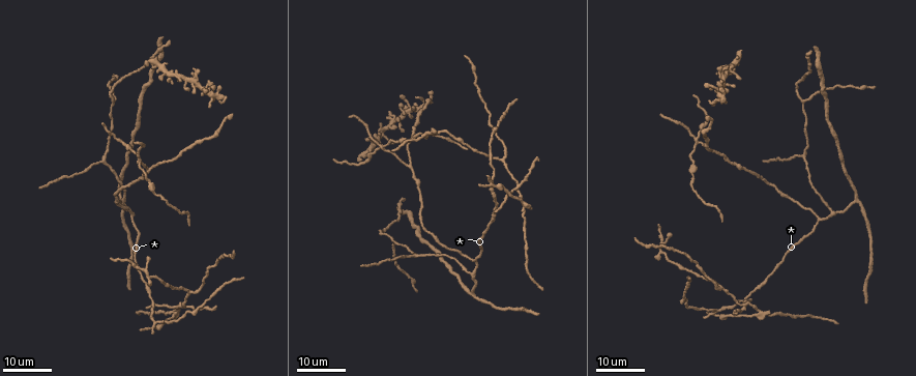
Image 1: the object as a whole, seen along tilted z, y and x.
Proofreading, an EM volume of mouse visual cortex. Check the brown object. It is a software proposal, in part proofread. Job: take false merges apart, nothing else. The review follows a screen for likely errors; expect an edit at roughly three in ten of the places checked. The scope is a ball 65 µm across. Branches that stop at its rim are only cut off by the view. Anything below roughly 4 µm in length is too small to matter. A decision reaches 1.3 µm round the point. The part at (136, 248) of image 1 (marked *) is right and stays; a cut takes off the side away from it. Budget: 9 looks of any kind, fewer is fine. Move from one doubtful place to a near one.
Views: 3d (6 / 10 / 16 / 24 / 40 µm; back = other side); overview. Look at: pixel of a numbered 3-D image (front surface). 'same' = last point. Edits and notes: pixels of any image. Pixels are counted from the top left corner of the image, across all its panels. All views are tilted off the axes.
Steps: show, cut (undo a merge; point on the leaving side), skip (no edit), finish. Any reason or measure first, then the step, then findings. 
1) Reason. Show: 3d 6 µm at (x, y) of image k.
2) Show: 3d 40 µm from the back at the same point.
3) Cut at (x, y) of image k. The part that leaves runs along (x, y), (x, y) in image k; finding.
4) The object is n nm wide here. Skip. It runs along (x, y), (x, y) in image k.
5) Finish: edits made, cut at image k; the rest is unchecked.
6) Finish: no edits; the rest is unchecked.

Four arms meet. Show: 3d 24 µm at (518, 183) of image 1.

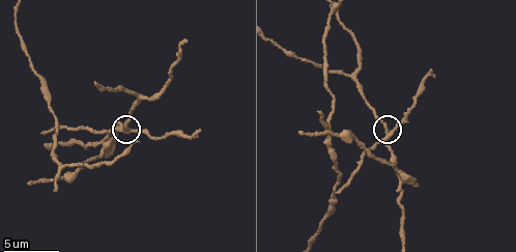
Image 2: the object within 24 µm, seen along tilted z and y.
Closer look. Show: 3d 10 µm at (389, 133) of image 2.

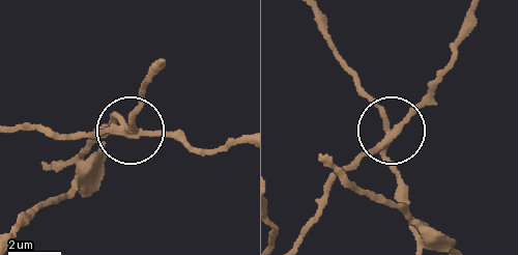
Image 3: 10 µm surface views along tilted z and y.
The object is 230 nm wide here. Cut at (85, 132) of image 3. The part that leaves runs along (121, 133), (18, 129) in image 3; a second neuron is stuck on.

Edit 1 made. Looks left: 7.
Three arms meet. Show: 3d 16 µm at (138, 96) of image 2.

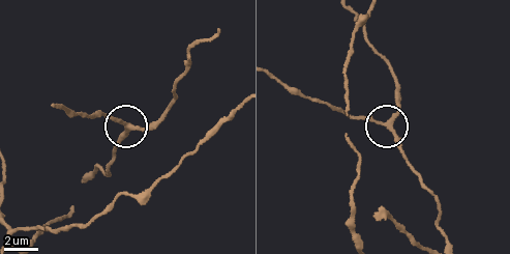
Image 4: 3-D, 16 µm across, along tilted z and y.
Skip. It runs along (445, 237), (437, 196), (409, 163), (390, 125), (400, 91) in image 4; continuous, no second neuron.

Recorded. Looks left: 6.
Thin arm on a thick one. Show: 3d 10 µm at (104, 142) of image 2.

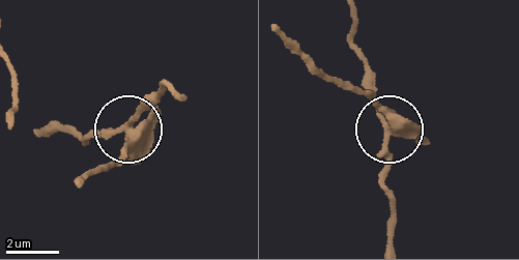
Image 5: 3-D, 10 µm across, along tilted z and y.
The object is 400 nm wide here. Cut at (151, 116) of image 5. The part that leaves runs along (132, 135), (115, 160), (78, 180) in image 5; a second neuron is stuck on.

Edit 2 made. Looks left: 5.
Show: overview.

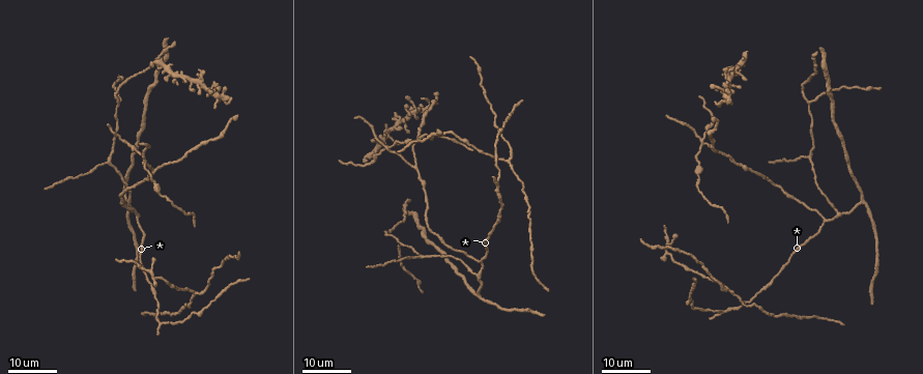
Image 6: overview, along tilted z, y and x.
Three arms meet. Show: 3d 16 µm at (154, 172) of image 6.

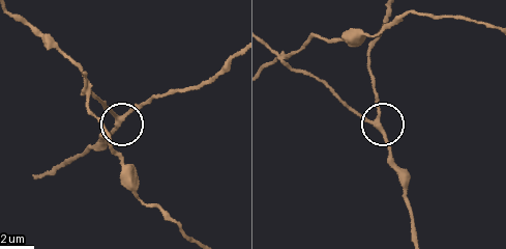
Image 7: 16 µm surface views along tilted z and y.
Show: 3d 6 µm at (376, 123) of image 7.

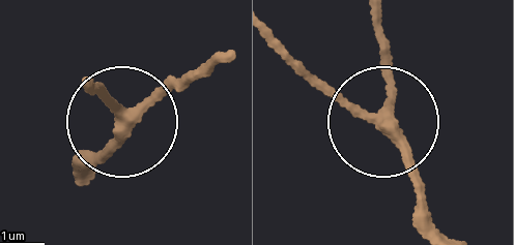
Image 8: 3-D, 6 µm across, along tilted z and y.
3 arms meet here. Skip. It runs along (439, 230), (392, 132), (274, 46) in image 8; one neuron here.

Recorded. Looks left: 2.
Finish: edits made, cut at image 3, cut at image 5; the rest is unchecked.

